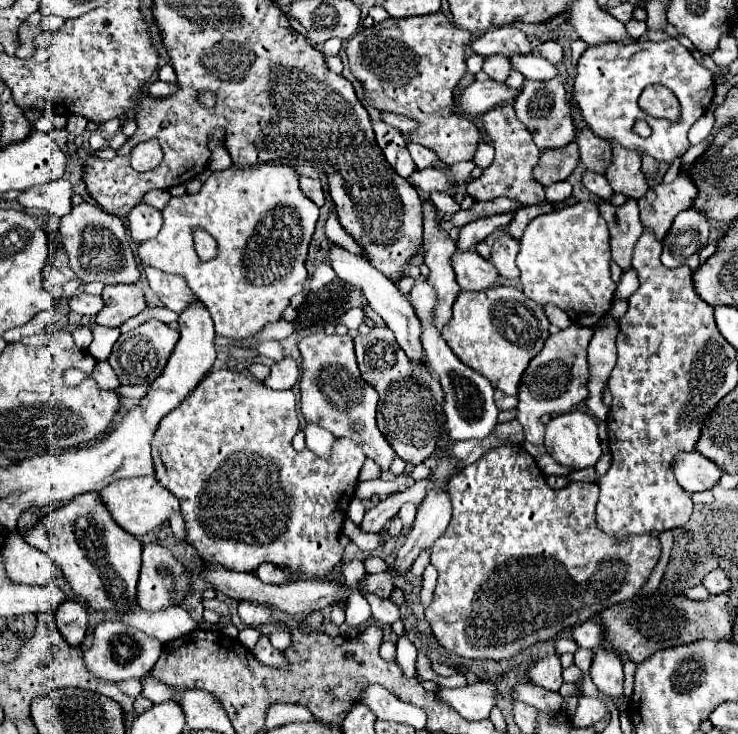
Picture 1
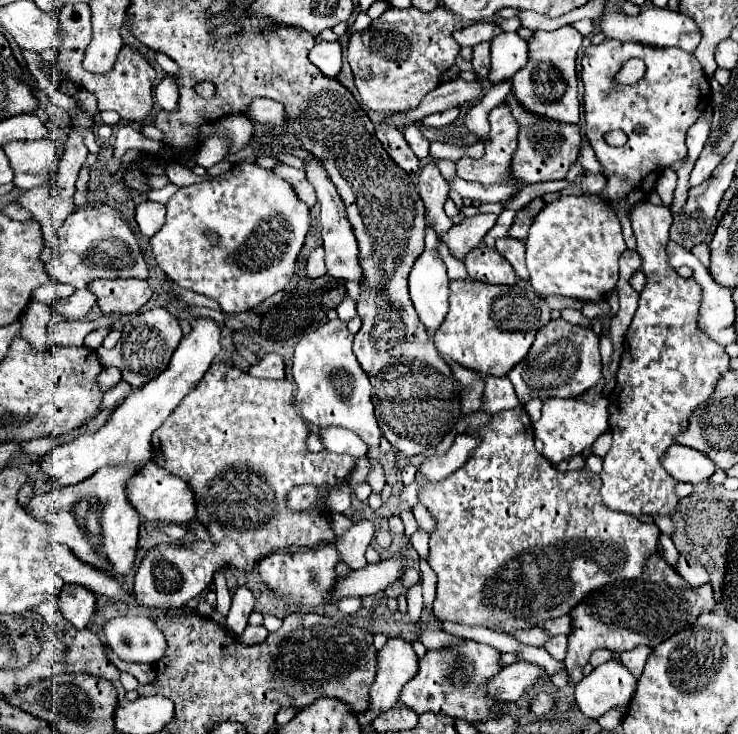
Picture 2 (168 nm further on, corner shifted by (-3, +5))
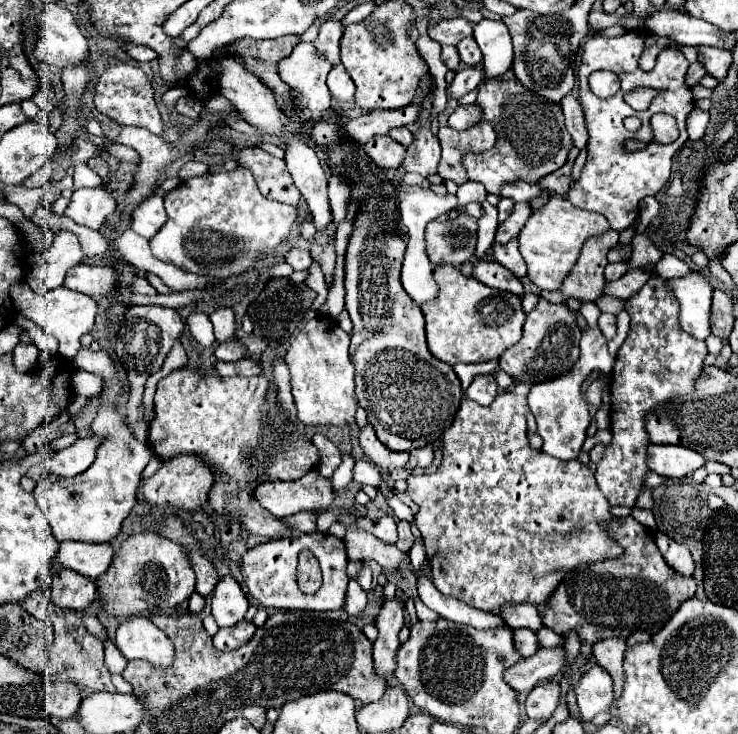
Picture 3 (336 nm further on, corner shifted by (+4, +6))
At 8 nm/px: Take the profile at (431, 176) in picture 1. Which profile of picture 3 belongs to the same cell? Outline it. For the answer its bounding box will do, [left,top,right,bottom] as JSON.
[501,182,543,202]

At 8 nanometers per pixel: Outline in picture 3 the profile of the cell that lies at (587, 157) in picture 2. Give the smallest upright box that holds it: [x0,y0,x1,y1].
[561,96,589,150]

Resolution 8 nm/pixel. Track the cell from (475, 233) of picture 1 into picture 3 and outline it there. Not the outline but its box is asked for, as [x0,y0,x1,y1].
[425,214,477,266]

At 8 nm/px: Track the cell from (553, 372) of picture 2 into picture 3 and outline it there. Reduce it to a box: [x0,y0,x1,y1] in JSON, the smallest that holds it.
[499,300,581,384]

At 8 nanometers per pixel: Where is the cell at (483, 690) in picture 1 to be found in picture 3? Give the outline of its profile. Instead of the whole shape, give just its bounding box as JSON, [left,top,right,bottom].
[505,648,565,692]

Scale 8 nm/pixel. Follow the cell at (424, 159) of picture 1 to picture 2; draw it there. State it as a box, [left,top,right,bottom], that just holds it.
[404,125,430,159]

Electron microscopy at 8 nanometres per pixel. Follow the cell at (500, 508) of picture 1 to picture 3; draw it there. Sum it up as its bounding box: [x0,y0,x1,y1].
[407,384,623,614]

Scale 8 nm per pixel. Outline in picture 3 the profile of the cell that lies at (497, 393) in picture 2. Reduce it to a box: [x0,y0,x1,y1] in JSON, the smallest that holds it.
[465,374,497,406]

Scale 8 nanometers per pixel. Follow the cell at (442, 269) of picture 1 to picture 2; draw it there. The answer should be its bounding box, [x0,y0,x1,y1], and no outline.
[416,163,452,237]

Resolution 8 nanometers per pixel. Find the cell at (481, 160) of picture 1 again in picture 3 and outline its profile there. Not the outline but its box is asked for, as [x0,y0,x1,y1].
[449,104,481,130]

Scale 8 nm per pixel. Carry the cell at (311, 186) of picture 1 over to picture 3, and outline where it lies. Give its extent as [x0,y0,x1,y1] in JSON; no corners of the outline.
[237,146,301,206]

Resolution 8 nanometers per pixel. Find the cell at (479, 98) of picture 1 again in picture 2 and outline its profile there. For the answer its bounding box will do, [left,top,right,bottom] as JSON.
[382,77,482,129]

